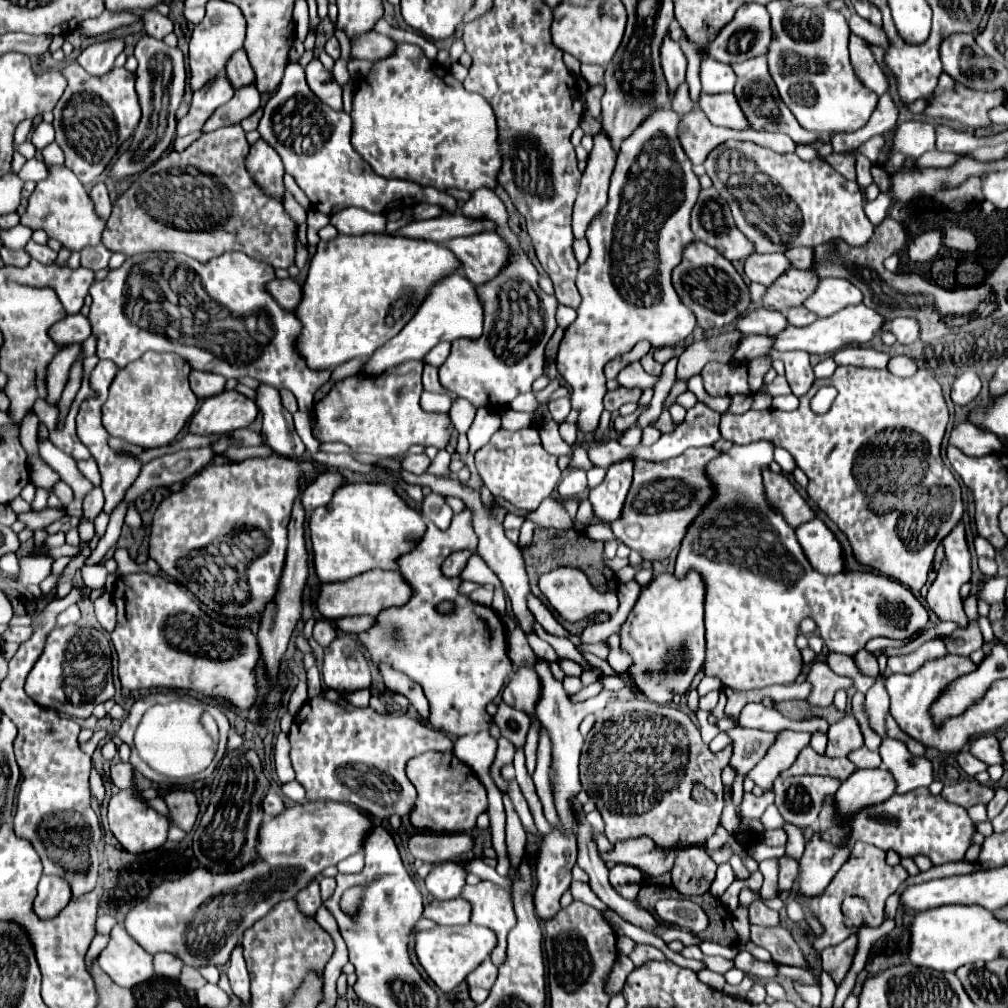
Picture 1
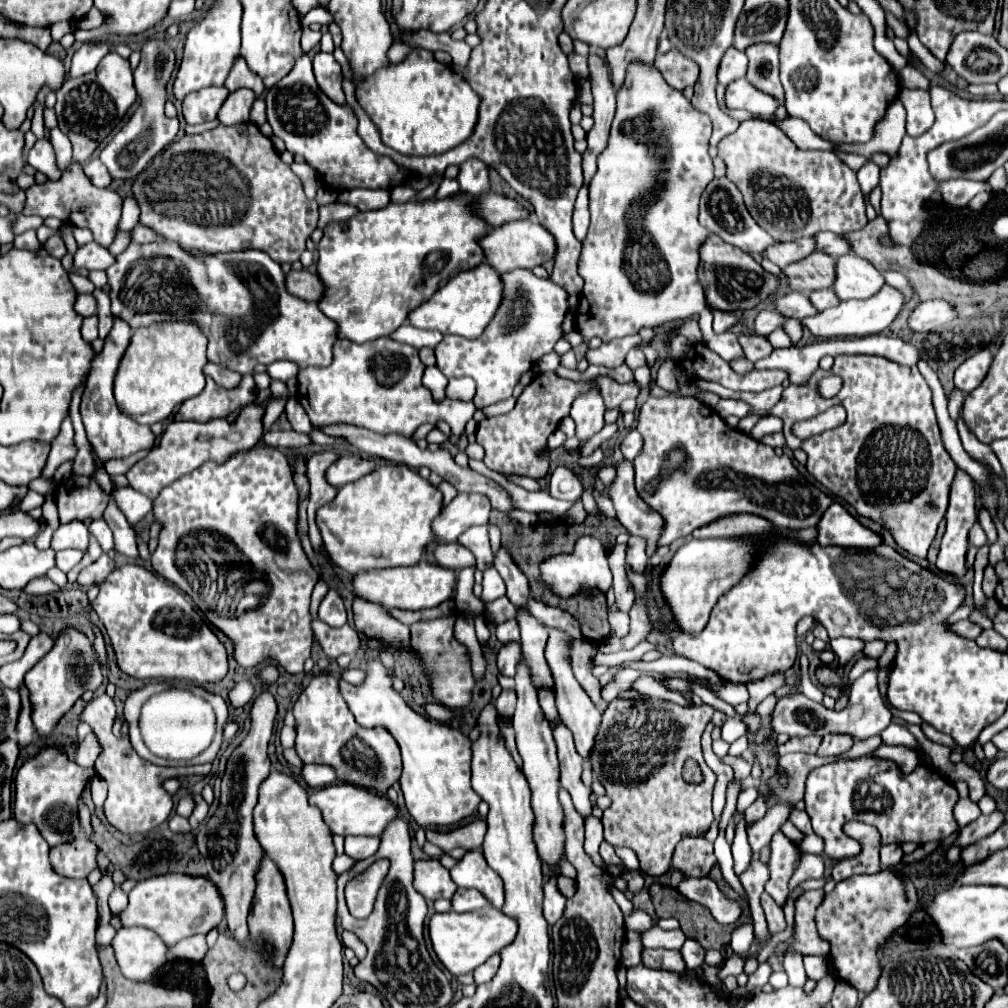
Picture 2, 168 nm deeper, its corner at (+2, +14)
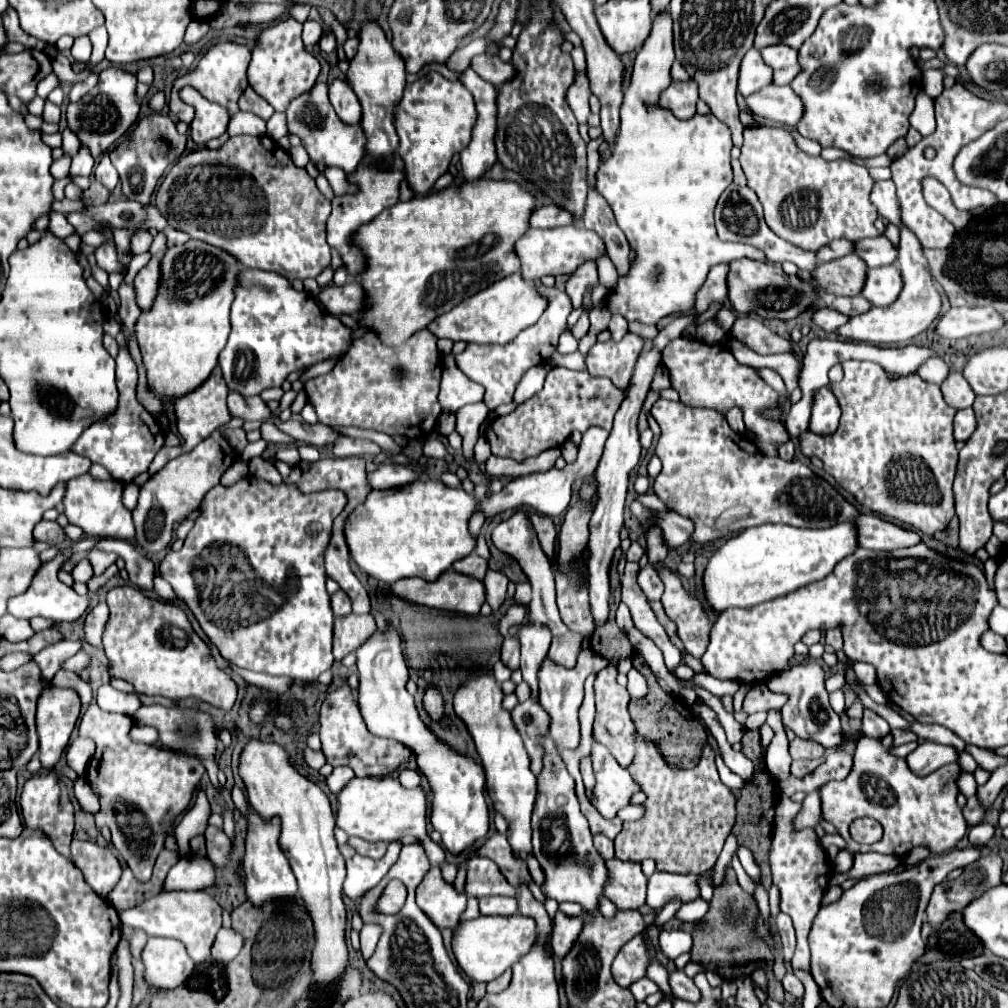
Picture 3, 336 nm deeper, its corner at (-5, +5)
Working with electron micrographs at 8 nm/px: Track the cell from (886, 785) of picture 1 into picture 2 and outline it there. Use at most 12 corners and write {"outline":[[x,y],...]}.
{"outline":[[882,744],[872,756],[896,762],[904,774],[918,766],[916,752]]}

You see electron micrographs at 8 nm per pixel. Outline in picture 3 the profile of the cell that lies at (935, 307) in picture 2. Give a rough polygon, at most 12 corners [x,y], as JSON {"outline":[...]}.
{"outline":[[951,307],[937,323],[945,339],[997,331],[993,307]]}

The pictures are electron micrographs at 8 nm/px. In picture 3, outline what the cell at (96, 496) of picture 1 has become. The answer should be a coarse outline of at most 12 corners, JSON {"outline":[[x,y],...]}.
{"outline":[[69,555],[39,567],[29,589],[11,597],[19,619],[77,621],[91,599],[59,580]]}

